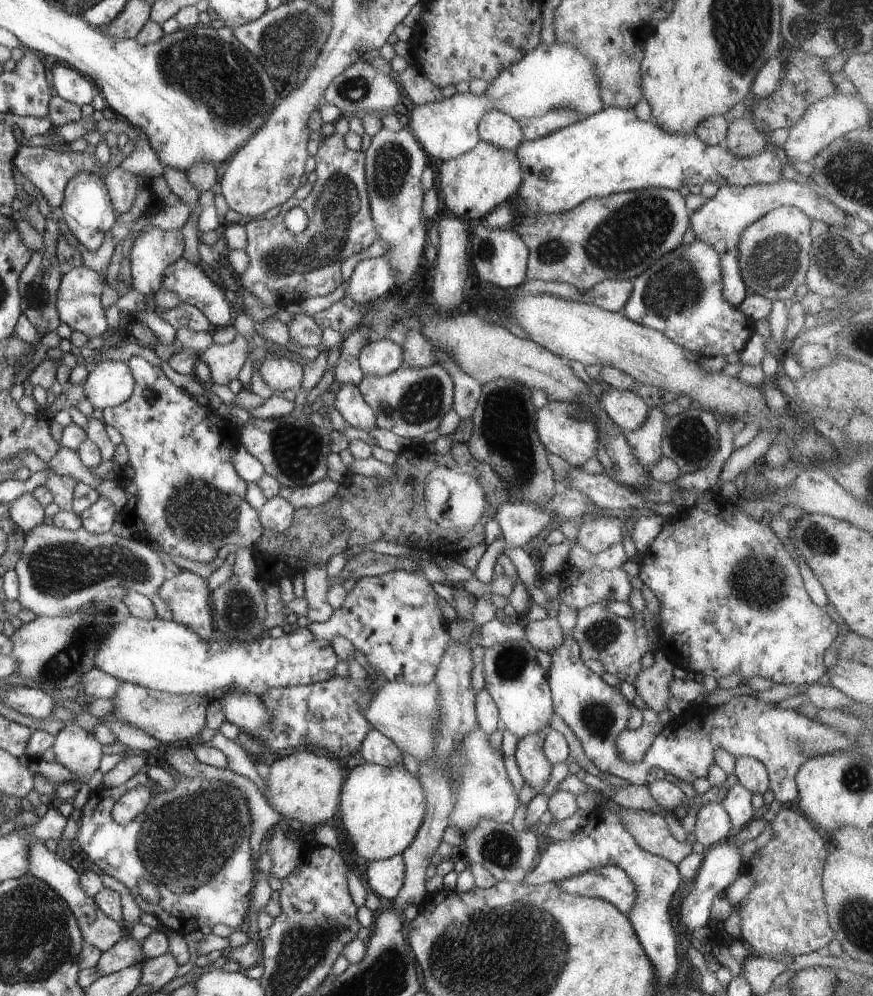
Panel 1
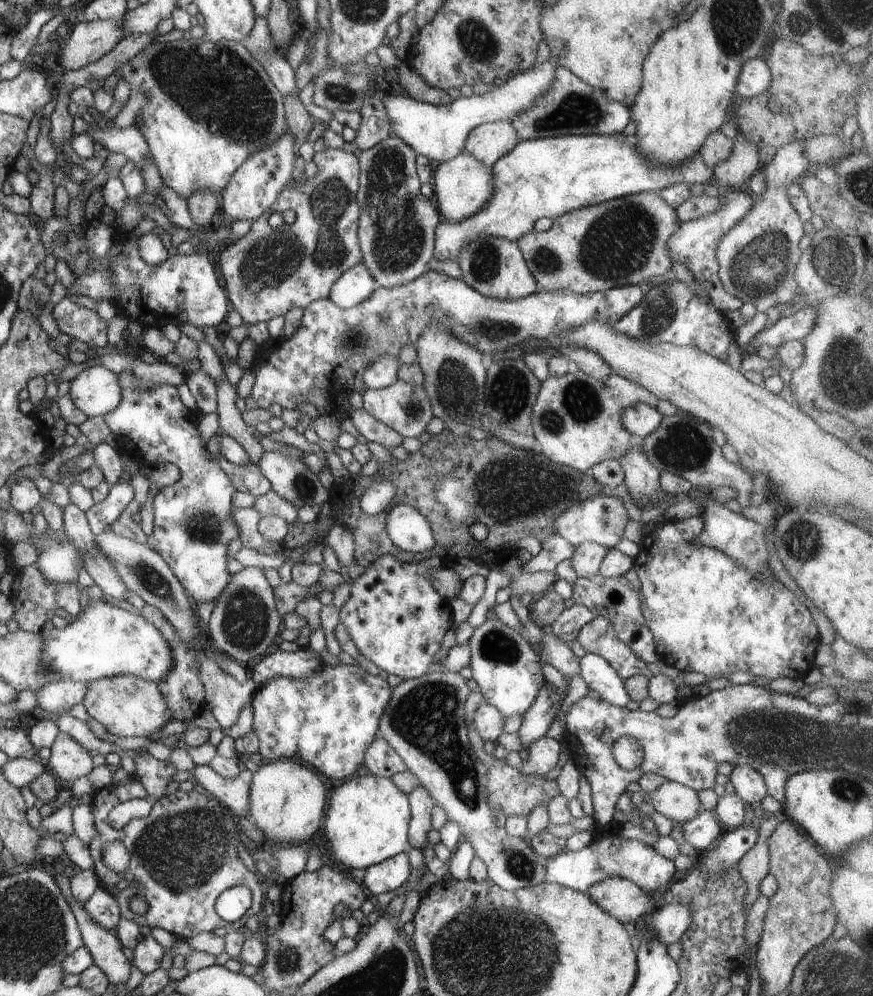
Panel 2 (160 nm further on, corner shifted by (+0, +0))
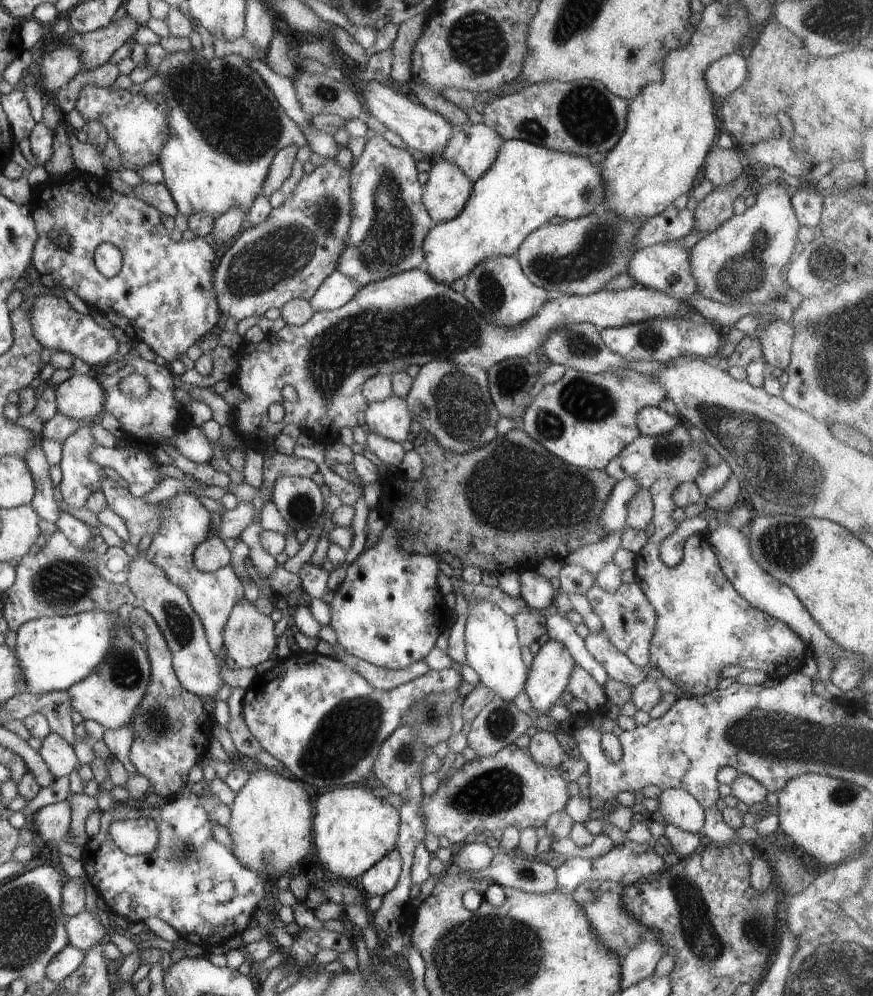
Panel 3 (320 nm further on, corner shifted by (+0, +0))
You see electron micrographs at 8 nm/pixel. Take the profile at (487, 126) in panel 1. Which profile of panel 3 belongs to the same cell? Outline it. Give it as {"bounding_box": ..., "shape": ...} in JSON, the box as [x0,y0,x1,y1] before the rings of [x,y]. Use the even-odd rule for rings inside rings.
{"bounding_box":[437,124,503,183],"shape":[[[469,124],[450,138],[437,160],[455,163],[475,183],[497,157],[503,138],[484,124]]]}

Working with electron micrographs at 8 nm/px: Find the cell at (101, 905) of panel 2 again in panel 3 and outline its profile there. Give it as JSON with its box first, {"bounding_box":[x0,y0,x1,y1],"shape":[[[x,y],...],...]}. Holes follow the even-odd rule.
{"bounding_box":[66,910,109,952],"shape":[[[86,910],[67,918],[66,931],[70,944],[84,952],[101,943],[104,934],[109,932],[95,914]]]}

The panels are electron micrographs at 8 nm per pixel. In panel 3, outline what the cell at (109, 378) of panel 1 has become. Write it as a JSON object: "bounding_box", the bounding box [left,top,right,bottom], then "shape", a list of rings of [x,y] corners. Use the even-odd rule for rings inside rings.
{"bounding_box":[55,372,105,421],"shape":[[[80,372],[55,386],[55,403],[58,413],[77,421],[92,420],[103,413],[105,390],[92,377]]]}

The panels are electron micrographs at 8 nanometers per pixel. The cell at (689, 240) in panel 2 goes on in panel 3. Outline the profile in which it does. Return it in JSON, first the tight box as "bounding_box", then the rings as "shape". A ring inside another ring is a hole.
{"bounding_box":[627,242,697,299],"shape":[[[669,242],[645,246],[632,255],[628,263],[627,274],[632,280],[636,280],[635,286],[660,291],[681,299],[688,298],[697,290],[689,261],[690,251],[691,249],[683,249]]]}

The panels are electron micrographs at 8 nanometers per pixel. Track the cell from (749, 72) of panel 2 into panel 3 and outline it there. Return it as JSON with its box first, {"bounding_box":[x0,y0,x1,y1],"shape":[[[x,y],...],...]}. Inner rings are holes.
{"bounding_box":[705,52,748,101],"shape":[[[732,52],[719,58],[705,70],[708,90],[716,101],[728,96],[747,79],[748,72],[744,60],[746,59]]]}

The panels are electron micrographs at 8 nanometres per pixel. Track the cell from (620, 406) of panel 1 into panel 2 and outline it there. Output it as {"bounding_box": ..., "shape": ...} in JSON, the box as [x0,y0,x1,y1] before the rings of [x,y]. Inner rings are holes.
{"bounding_box":[622,403,663,440],"shape":[[[636,403],[624,409],[622,422],[638,440],[642,440],[661,425],[663,417],[656,407]]]}

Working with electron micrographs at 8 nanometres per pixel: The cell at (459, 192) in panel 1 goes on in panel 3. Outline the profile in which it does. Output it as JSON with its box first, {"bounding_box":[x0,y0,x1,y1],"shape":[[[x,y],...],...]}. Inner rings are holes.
{"bounding_box":[422,160,474,223],"shape":[[[434,160],[427,173],[422,204],[435,223],[452,220],[466,206],[474,183],[450,160]]]}

